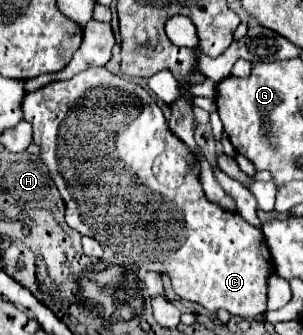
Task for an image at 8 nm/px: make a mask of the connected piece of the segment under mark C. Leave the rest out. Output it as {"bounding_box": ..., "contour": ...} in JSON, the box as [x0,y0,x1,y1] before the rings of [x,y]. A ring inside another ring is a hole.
{"bounding_box":[21,68,275,318],"contour":[[[91,68],[91,70],[79,72],[71,80],[51,82],[47,86],[39,88],[39,90],[25,92],[23,102],[21,102],[21,110],[23,110],[23,120],[27,120],[33,126],[33,142],[41,148],[41,160],[49,168],[49,174],[51,174],[55,186],[61,192],[61,198],[65,202],[65,222],[71,228],[75,228],[77,232],[81,232],[83,236],[95,238],[105,248],[105,260],[109,260],[117,266],[131,266],[133,264],[137,268],[149,270],[149,272],[165,274],[165,276],[171,278],[171,284],[173,284],[173,290],[175,290],[177,296],[191,300],[191,302],[197,302],[211,312],[225,308],[235,316],[247,318],[247,316],[255,316],[255,314],[261,314],[261,312],[267,310],[267,288],[269,288],[267,282],[269,282],[269,276],[275,272],[275,264],[273,264],[273,258],[271,258],[271,252],[269,252],[269,246],[265,242],[263,232],[259,228],[251,226],[241,214],[227,212],[227,210],[219,208],[217,204],[211,204],[205,198],[203,188],[199,184],[197,158],[169,130],[161,108],[151,100],[151,96],[139,84],[133,84],[125,78],[119,78],[119,76],[111,74],[107,68]]]}

